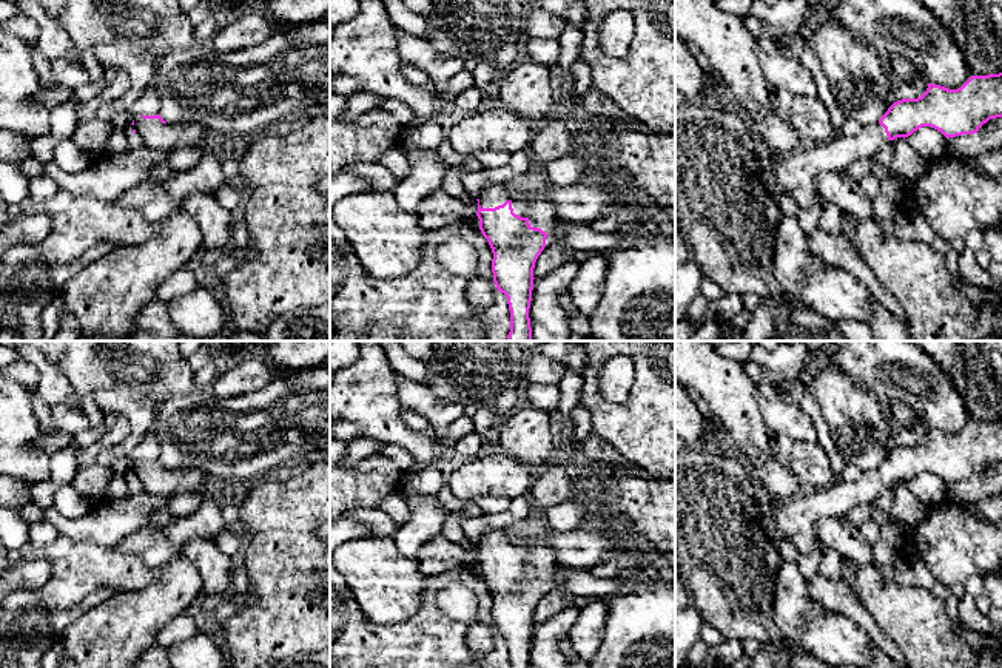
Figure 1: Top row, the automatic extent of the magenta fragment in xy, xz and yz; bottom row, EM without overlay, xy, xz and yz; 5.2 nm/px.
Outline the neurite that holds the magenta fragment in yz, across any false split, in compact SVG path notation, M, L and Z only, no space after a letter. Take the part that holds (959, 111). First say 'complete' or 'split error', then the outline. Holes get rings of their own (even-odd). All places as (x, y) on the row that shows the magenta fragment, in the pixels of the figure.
split error; M1002 73L971 76L957 89L928 83L920 97L894 102L877 122L854 136L808 143L786 157L769 157L768 179L778 194L789 193L800 208L809 208L817 202L815 180L822 173L876 157L889 140L905 139L922 127L950 139L974 134L996 117L1002 117Z

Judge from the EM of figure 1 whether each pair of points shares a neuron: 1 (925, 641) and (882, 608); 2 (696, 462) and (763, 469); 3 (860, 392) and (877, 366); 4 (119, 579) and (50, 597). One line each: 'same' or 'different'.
1: same
2: different
3: different
4: same

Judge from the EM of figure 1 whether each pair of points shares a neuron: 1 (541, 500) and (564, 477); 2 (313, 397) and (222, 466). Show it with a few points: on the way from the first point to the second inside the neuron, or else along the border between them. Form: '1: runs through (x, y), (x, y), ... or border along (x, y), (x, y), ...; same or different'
1: runs through (548, 494), (558, 483); same
2: runs through (290, 420), (276, 420), (245, 443); same

